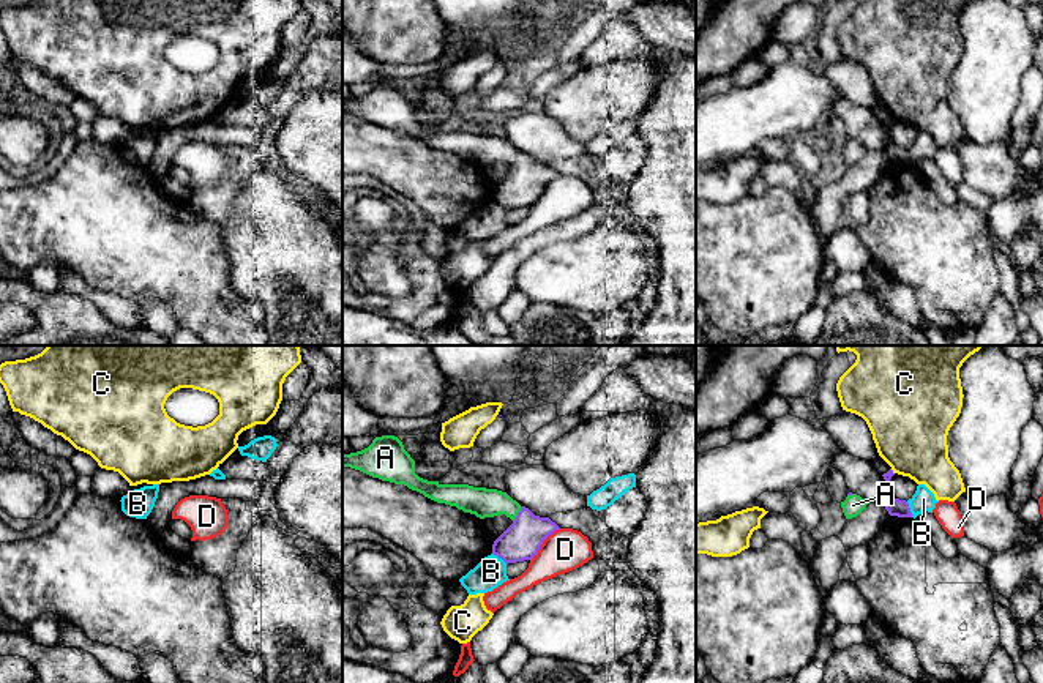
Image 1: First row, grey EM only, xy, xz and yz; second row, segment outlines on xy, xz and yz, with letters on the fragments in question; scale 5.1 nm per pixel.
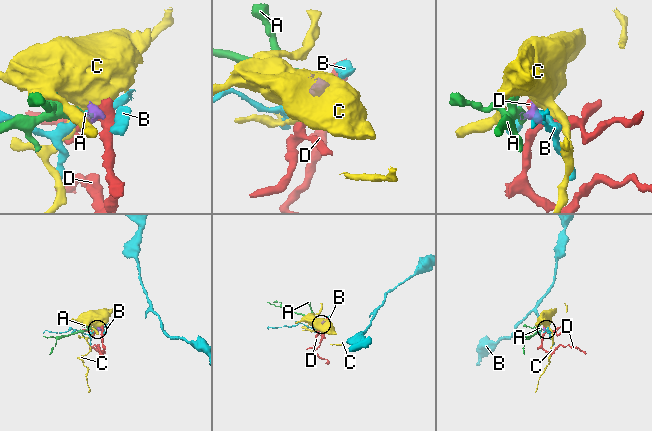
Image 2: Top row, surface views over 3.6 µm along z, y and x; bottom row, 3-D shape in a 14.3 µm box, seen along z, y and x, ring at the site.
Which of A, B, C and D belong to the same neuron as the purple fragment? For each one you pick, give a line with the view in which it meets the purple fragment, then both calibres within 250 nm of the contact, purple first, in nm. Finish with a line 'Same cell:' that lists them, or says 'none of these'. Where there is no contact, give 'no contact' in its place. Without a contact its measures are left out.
A: xz | 190/150 nm
Same cell: A

